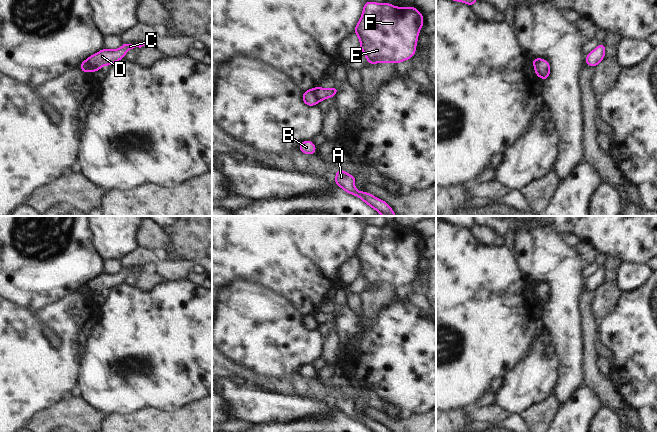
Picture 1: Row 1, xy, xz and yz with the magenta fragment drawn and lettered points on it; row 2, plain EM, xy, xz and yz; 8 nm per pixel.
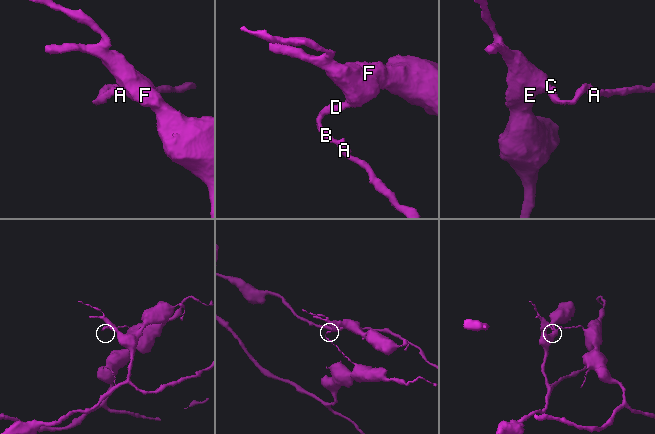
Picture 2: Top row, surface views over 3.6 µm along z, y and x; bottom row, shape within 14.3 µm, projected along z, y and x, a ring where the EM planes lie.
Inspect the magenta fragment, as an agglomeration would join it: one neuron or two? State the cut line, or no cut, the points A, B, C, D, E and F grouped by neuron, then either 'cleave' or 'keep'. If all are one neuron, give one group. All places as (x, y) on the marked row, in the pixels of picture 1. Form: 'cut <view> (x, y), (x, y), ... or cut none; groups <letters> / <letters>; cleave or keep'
cut xz (311, 89), (318, 100); groups A B / C D E F; cleave

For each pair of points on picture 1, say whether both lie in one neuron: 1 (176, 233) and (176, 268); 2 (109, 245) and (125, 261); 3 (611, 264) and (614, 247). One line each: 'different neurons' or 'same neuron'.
1: different neurons
2: different neurons
3: different neurons

